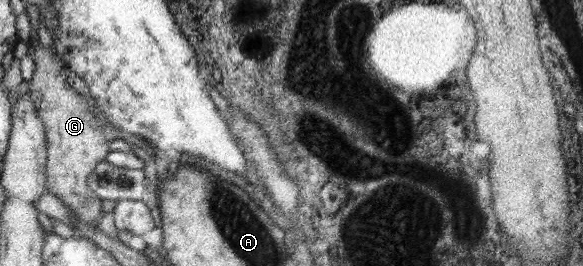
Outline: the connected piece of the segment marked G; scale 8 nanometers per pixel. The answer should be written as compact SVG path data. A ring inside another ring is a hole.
M38 42L30 44L29 54L34 60L33 76L29 81L30 95L42 120L47 143L45 192L61 198L76 219L99 229L98 220L105 212L101 210L102 201L87 186L87 177L98 162L106 160L110 140L99 127L87 100L67 82L64 73L67 68L61 55Z

